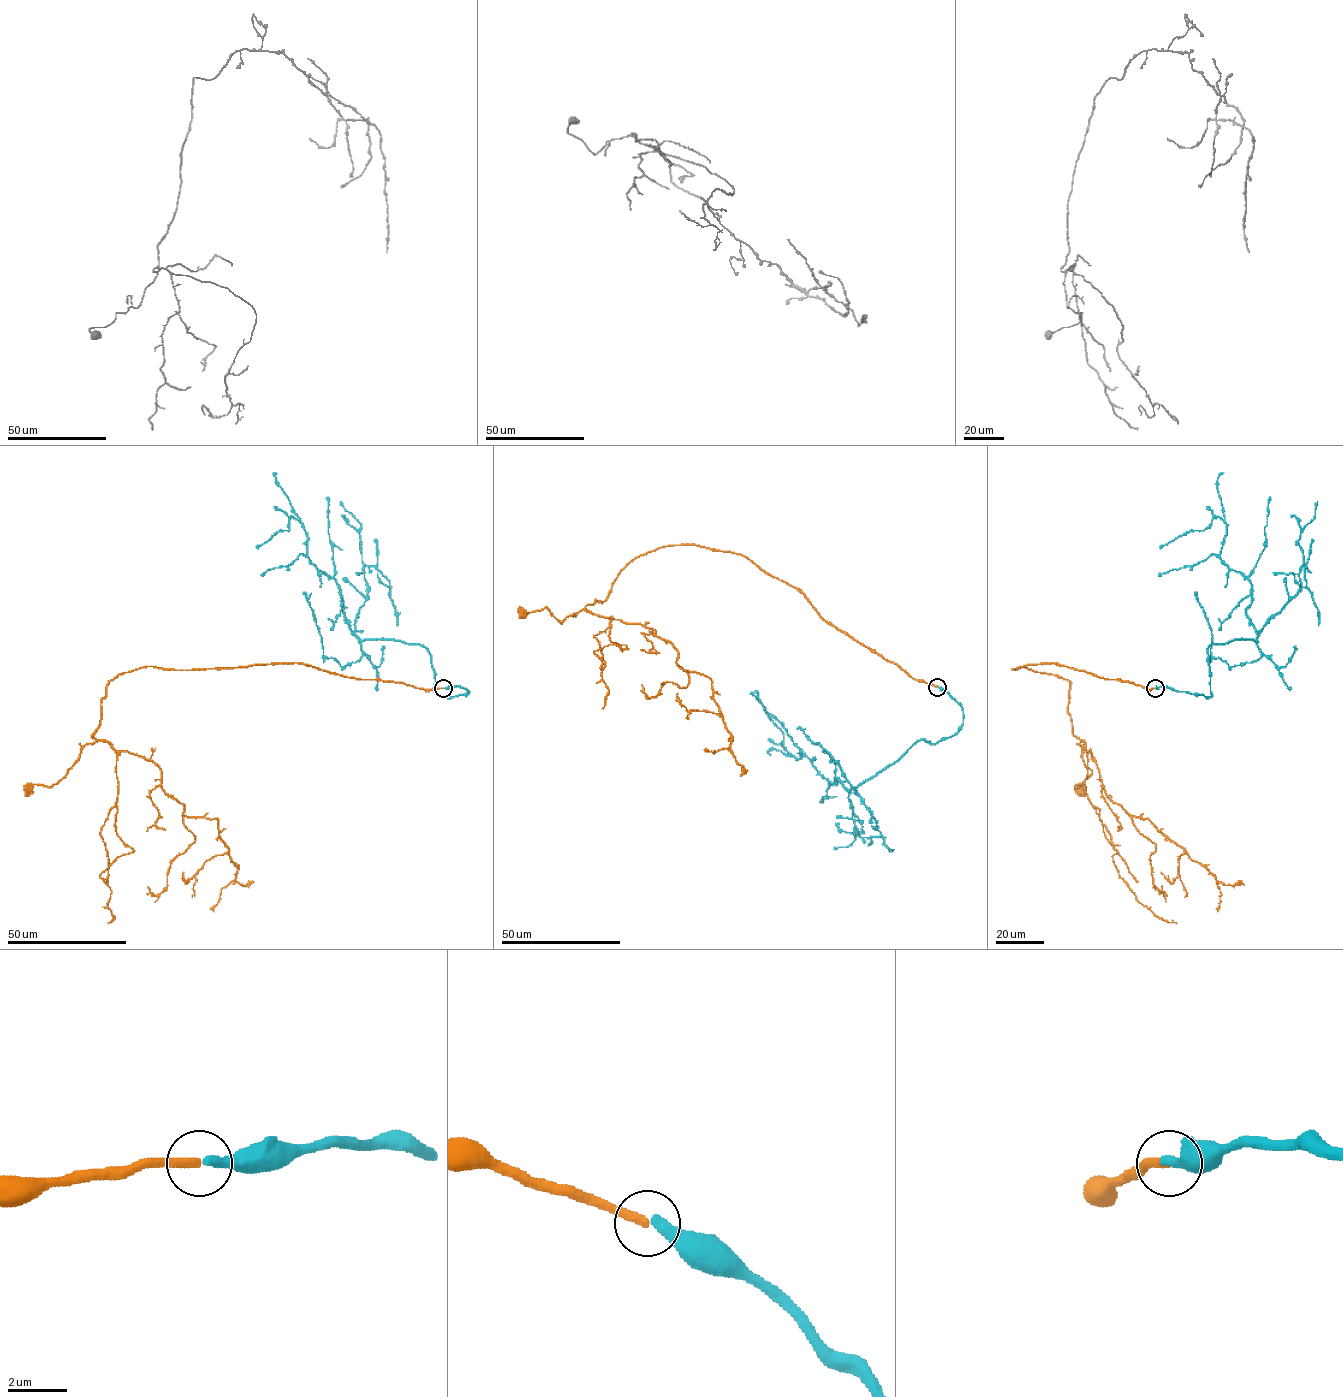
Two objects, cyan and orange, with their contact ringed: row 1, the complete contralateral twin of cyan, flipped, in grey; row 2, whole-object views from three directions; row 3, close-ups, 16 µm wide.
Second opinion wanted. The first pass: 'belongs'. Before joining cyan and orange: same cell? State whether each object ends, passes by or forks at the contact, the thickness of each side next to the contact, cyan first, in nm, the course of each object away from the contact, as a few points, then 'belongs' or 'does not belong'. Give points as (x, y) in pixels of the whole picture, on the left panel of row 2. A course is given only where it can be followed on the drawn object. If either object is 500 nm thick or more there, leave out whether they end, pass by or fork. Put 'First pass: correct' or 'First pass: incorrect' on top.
First pass: correct
cyan ends there; orange ends there; 400 nm thick on the cyan side, 320 nm on the other; cyan runs (443, 688), (469, 692), (433, 690), (422, 645), (355, 635), (298, 520), (257, 547); orange runs (443, 688), (302, 663), (144, 666), (109, 681), (96, 740), (67, 773), (30, 790); belongs

